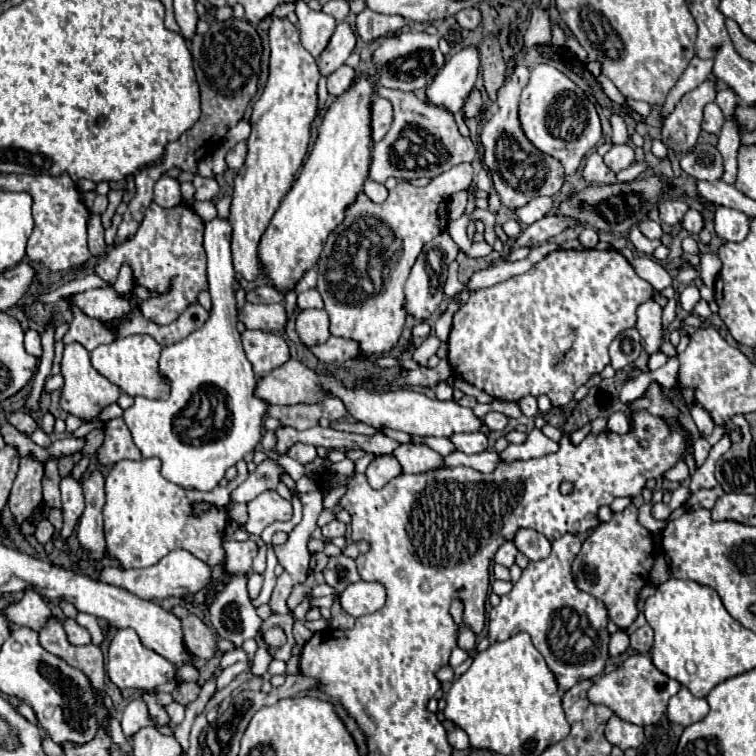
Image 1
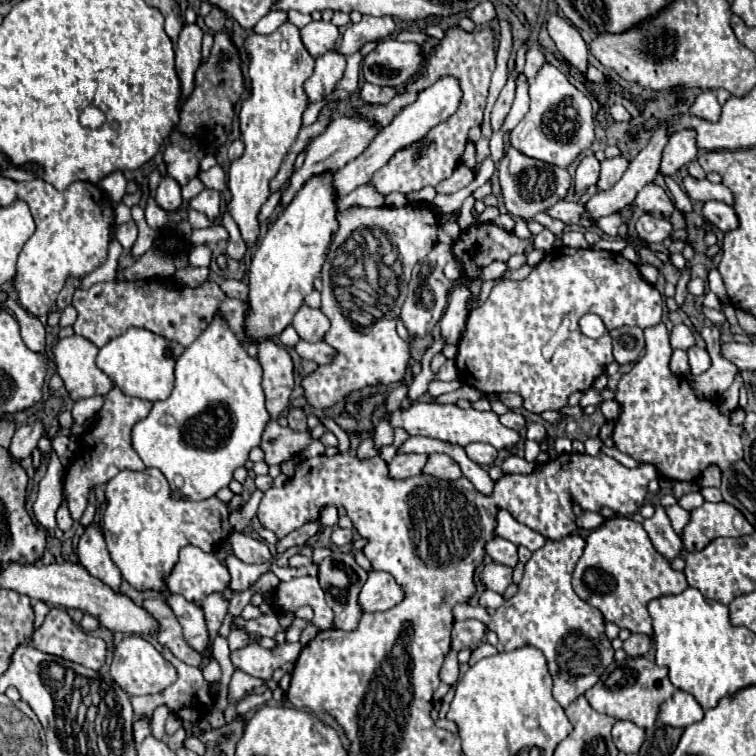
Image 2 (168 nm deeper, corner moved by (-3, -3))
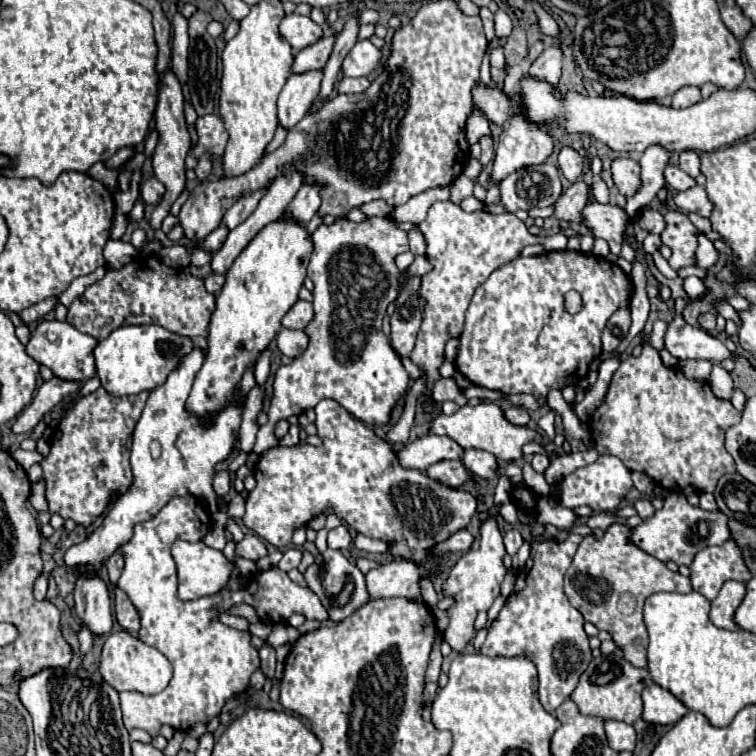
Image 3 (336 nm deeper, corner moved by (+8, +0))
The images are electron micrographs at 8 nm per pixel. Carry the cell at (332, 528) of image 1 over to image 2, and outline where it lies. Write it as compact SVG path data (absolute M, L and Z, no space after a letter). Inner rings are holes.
M334 527L332 531L332 543L338 547L344 547L352 541L352 531L350 529L342 529L342 527Z

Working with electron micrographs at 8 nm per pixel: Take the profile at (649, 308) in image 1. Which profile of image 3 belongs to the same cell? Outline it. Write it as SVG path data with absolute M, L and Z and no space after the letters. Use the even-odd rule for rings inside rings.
M645 338L641 356L623 358L619 370L613 374L601 406L589 420L589 430L599 454L617 456L629 470L651 476L663 490L683 492L687 486L693 486L703 494L713 492L725 472L735 472L735 460L725 450L725 432L737 424L737 420L741 420L741 412L735 410L729 400L719 400L711 392L709 382L691 380L679 368L665 368L659 352L651 348Z

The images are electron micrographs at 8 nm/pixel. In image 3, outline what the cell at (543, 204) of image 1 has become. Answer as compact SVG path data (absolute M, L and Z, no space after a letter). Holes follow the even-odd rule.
M591 202L583 208L583 224L597 236L605 238L609 242L609 248L613 254L619 254L621 240L625 238L625 230L631 216L625 212L625 208L613 206L613 204L599 204Z

